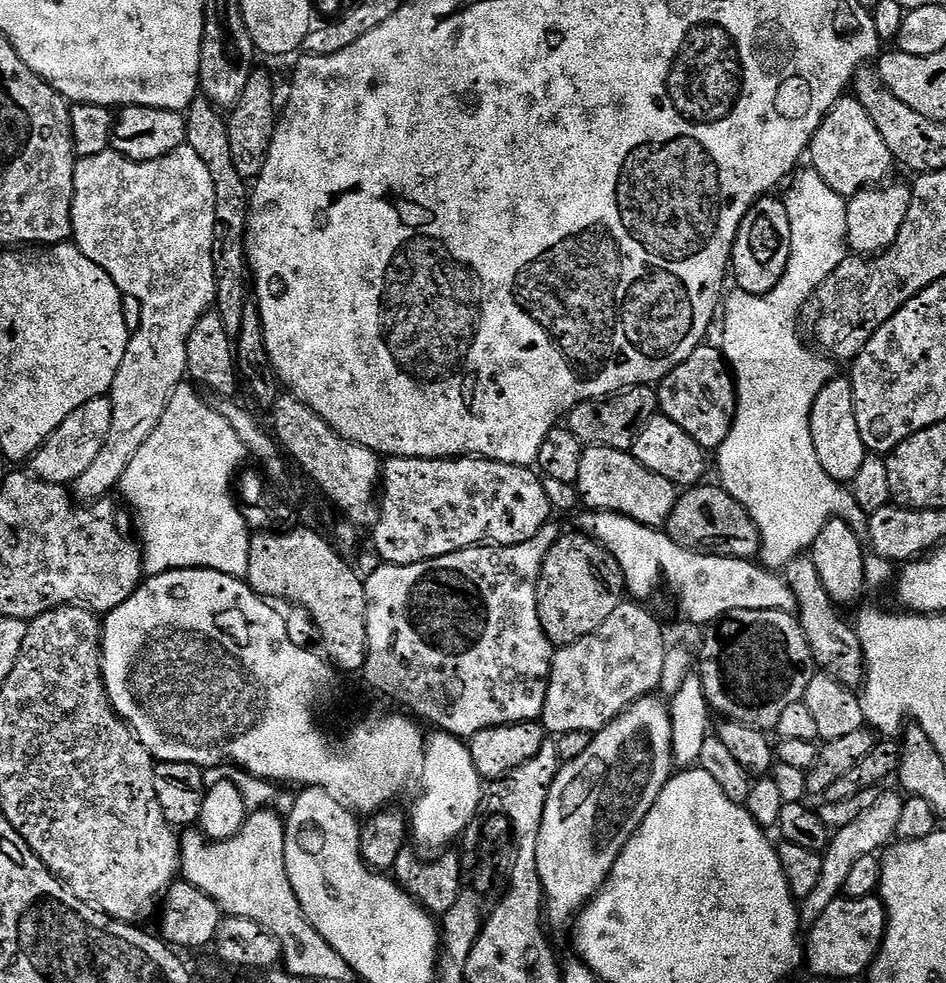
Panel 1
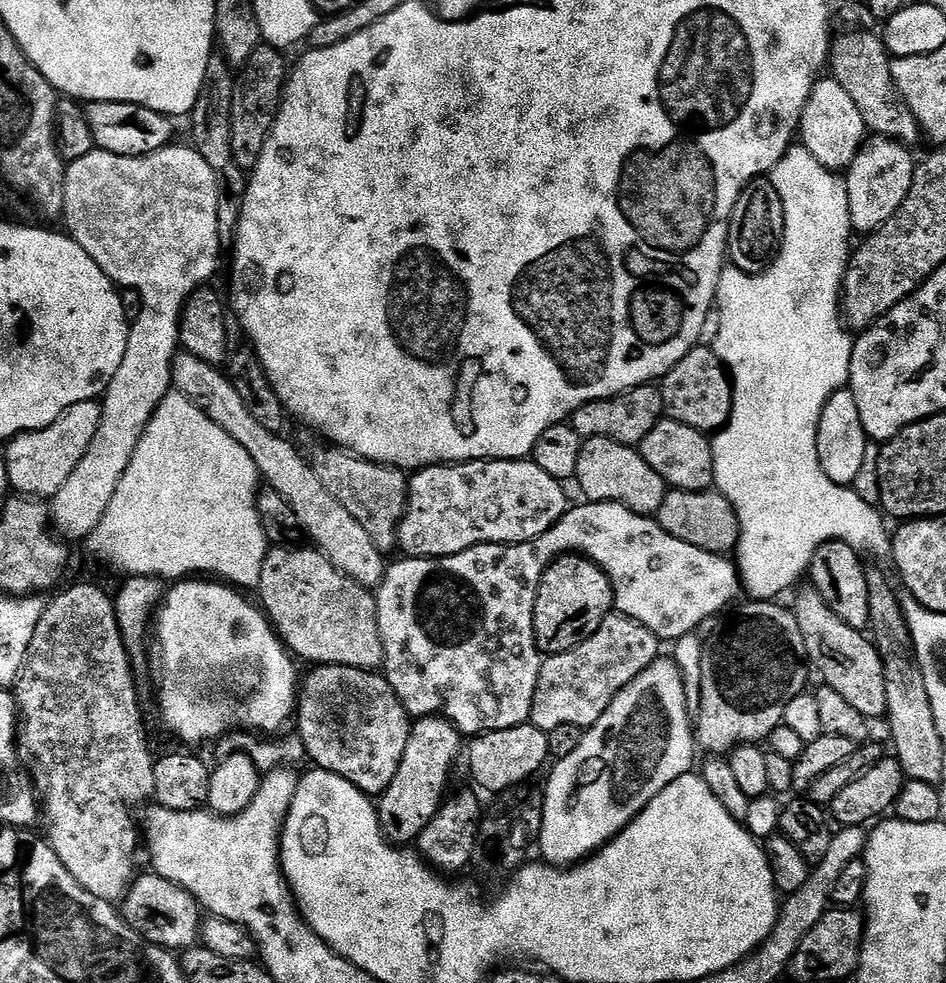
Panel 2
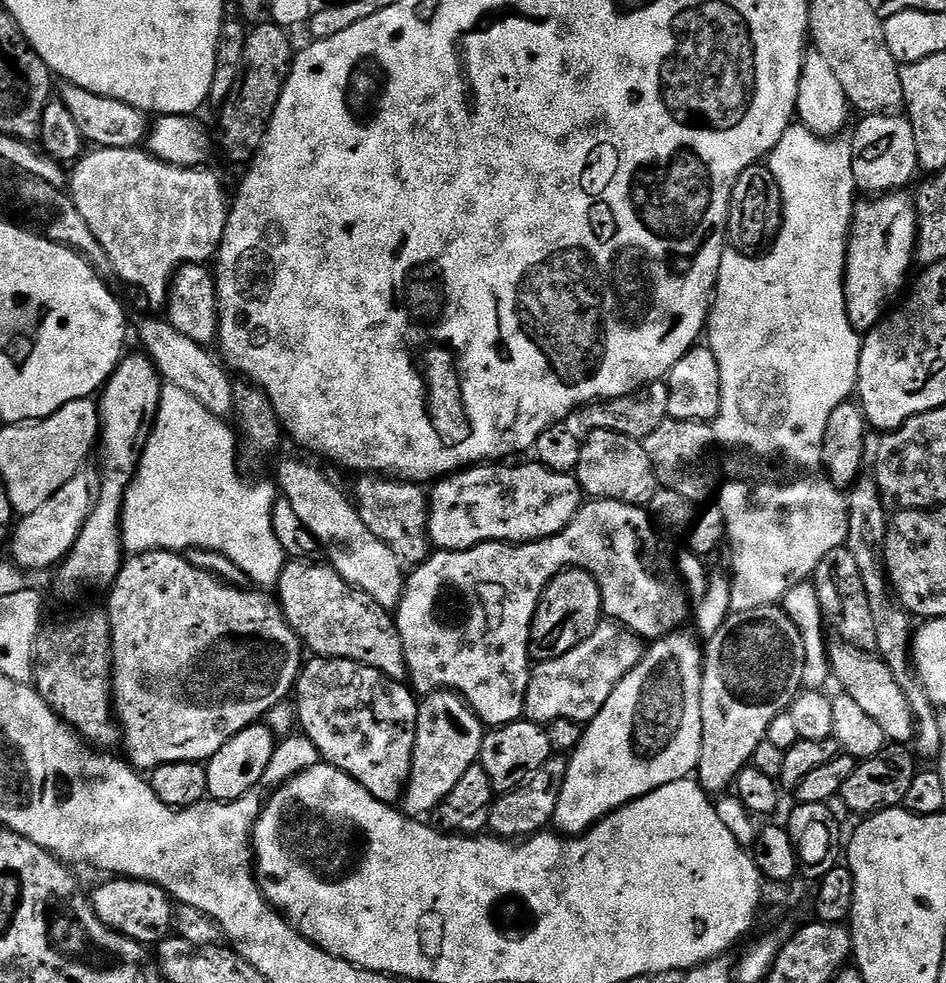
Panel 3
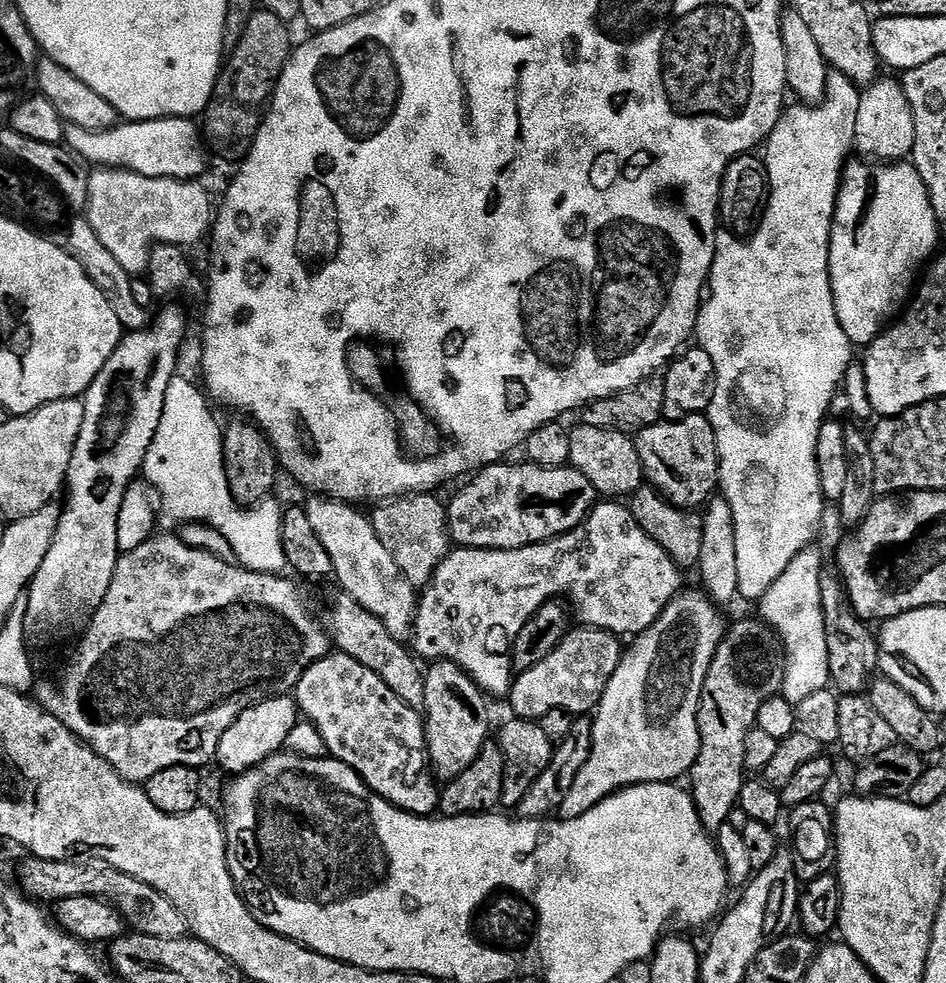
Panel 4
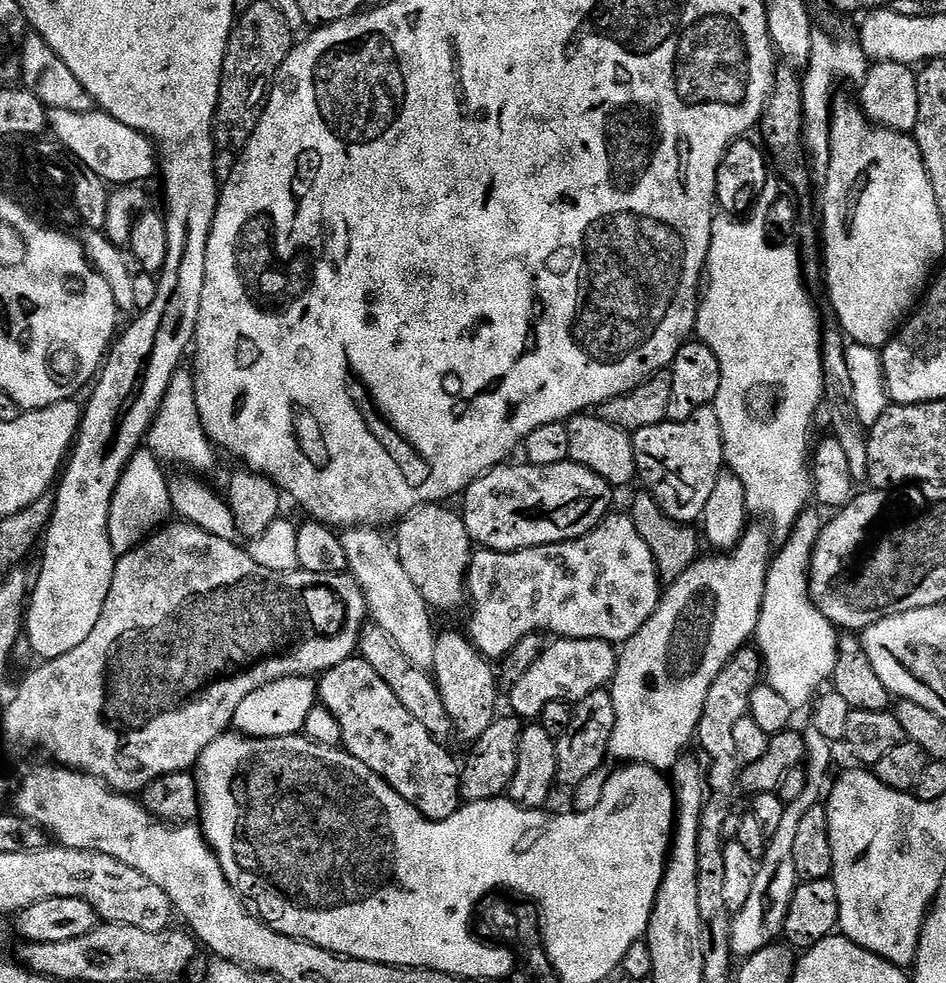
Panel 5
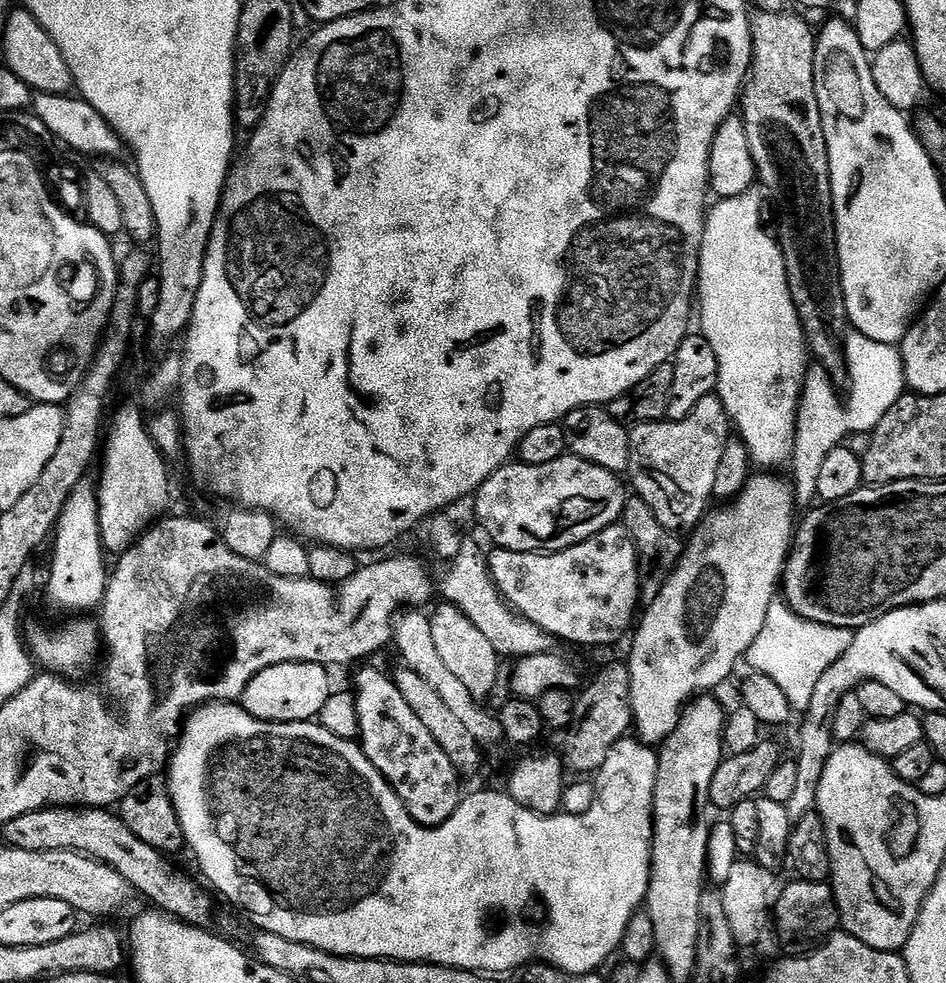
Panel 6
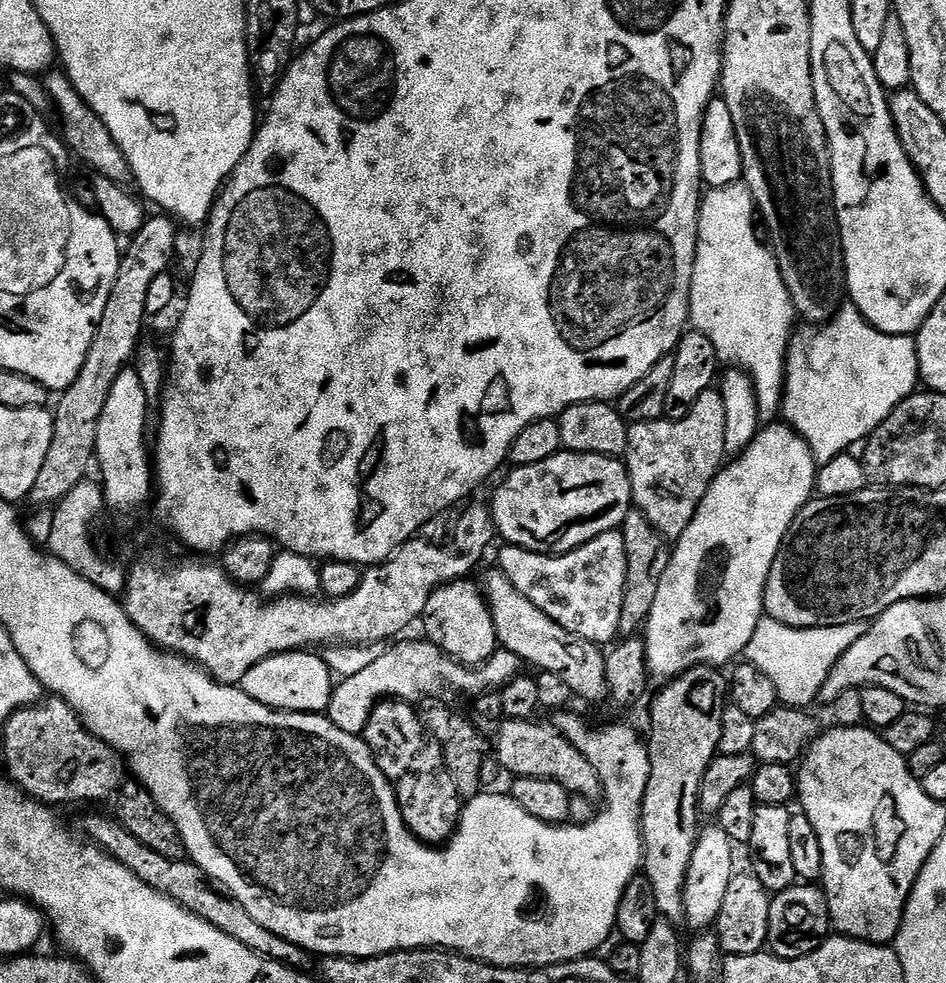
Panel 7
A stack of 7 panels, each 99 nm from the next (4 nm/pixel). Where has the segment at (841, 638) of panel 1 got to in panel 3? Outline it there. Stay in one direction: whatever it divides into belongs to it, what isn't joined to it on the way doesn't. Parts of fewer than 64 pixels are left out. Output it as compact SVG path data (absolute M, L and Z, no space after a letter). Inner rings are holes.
M843 642L827 645L829 673L842 686L841 691L857 703L867 715L878 723L887 741L904 746L915 739L915 720L908 706L905 692L898 686L894 674L884 660L873 653Z

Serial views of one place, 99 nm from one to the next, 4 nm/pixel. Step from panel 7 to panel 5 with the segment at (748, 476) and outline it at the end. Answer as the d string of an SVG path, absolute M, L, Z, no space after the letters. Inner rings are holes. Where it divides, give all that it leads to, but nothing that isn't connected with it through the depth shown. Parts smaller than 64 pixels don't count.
M748 526L744 530L744 535L737 542L735 548L731 551L725 551L723 554L710 554L703 558L698 558L686 570L686 574L682 574L676 580L671 581L663 589L660 604L654 610L654 614L642 626L642 630L638 630L638 634L634 634L628 639L628 643L623 645L622 651L619 653L616 662L616 674L612 678L610 691L612 701L614 702L614 734L610 738L610 746L608 751L611 759L616 762L627 762L629 764L648 764L657 770L670 770L680 761L680 757L689 751L688 743L693 743L694 737L697 735L700 719L702 718L702 710L706 702L706 694L710 690L710 686L714 686L714 678L718 678L718 674L722 671L729 660L732 659L734 653L740 651L755 637L756 627L758 626L758 618L760 617L760 607L762 606L762 598L766 590L766 578L768 577L768 566L774 556L774 542L770 537L769 531L765 528L753 528Z

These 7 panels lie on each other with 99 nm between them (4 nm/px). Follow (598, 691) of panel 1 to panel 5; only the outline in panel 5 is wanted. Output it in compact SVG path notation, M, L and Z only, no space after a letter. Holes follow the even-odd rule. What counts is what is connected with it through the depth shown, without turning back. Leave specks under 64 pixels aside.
M556 638L545 647L544 653L518 678L518 682L510 690L512 704L520 708L519 715L525 721L532 722L540 717L546 702L575 702L586 698L599 688L611 685L616 674L618 652L605 640L582 638L581 640L565 640Z

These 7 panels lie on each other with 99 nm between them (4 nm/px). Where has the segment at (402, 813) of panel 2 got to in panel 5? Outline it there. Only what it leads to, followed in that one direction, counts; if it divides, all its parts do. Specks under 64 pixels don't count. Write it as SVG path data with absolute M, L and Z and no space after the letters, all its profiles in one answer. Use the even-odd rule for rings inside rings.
M441 631L437 635L431 675L435 679L436 688L442 694L446 714L452 719L455 735L460 735L467 742L475 742L486 730L486 726L490 726L498 717L498 672L488 657L472 645L471 639L463 631L460 632Z

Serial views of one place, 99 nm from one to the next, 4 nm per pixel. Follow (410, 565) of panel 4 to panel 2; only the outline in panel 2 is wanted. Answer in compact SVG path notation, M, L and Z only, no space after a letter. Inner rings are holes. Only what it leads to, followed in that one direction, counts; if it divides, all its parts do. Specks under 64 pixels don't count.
M335 446L316 448L310 452L310 463L314 474L318 474L322 486L346 506L346 510L355 521L370 534L370 539L380 553L396 552L396 531L400 529L400 520L404 517L404 507L408 505L408 481L405 469L392 468L389 464L375 464L353 456L351 452Z

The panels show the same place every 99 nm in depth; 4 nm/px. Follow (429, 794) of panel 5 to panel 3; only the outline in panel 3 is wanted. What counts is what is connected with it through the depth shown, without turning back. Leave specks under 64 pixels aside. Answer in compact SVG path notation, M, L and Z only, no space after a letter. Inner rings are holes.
M337 656L312 658L301 668L300 677L296 679L295 700L296 716L300 719L299 731L308 736L310 742L314 742L323 763L331 764L347 776L354 777L370 795L384 804L395 805L403 797L412 769L420 709L417 697L407 683L391 680L378 670L353 660L343 660Z

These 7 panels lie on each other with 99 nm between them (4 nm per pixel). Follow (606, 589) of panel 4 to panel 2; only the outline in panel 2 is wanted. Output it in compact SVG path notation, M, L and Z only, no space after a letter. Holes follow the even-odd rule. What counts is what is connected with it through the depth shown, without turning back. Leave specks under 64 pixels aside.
M580 502L577 508L576 505L569 507L564 517L554 526L550 526L550 530L521 544L479 544L468 548L462 554L439 556L437 560L400 558L397 564L389 563L387 565L384 579L375 589L374 595L376 597L376 613L378 614L378 630L382 634L384 643L382 675L390 682L390 686L394 686L394 694L398 694L398 698L409 716L413 718L442 716L468 738L480 736L483 732L510 730L519 724L529 723L534 706L534 692L538 690L538 674L542 663L542 653L536 644L536 635L534 634L534 602L538 594L538 586L542 582L542 574L560 556L569 554L587 556L589 560L593 560L598 567L603 569L612 582L612 599L615 611L619 615L634 618L662 642L668 642L668 640L675 642L682 639L684 635L695 633L700 628L699 624L706 623L711 616L718 615L717 617L719 617L729 607L727 604L742 592L742 581L737 565L727 555L698 550L698 546L690 546L690 542L682 542L682 538L674 538L674 534L666 534L666 530L662 530L662 526L656 523L653 517L640 516L634 510L621 504Z

